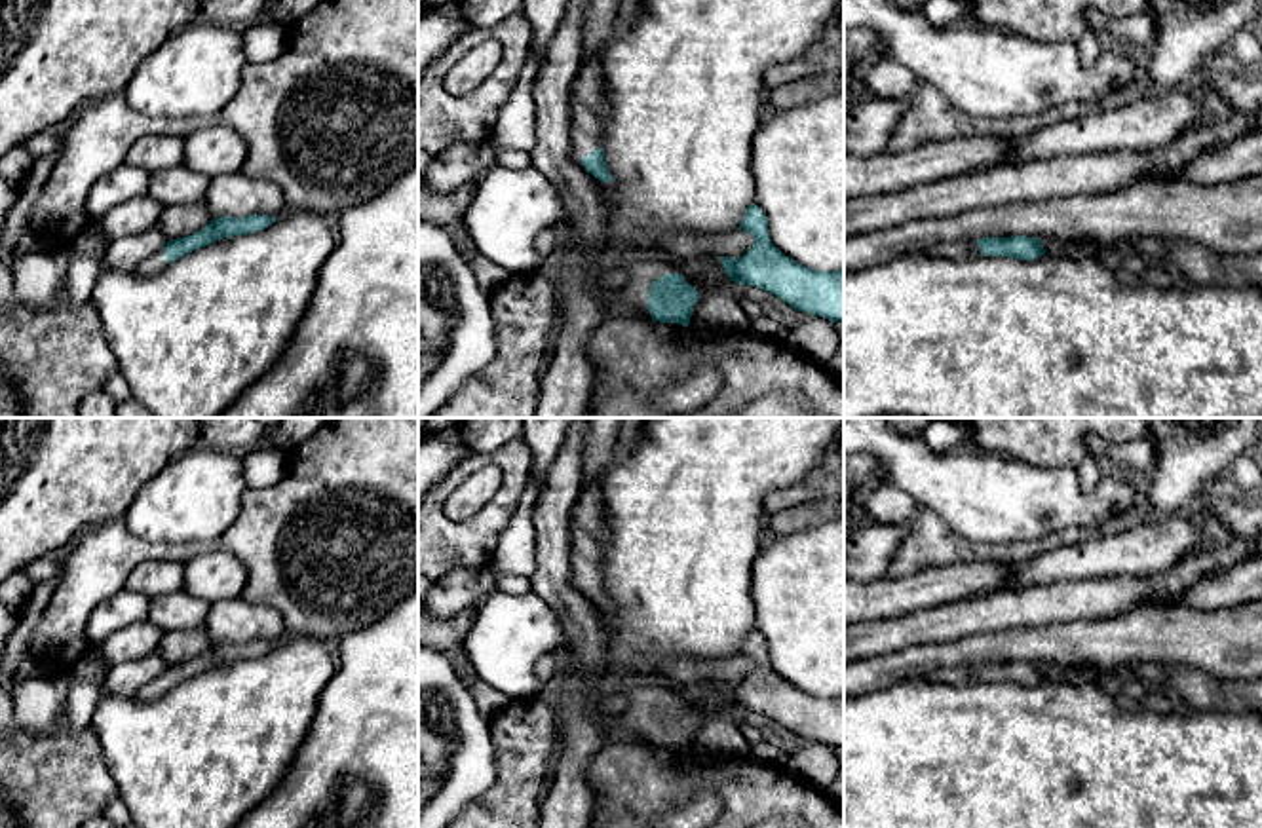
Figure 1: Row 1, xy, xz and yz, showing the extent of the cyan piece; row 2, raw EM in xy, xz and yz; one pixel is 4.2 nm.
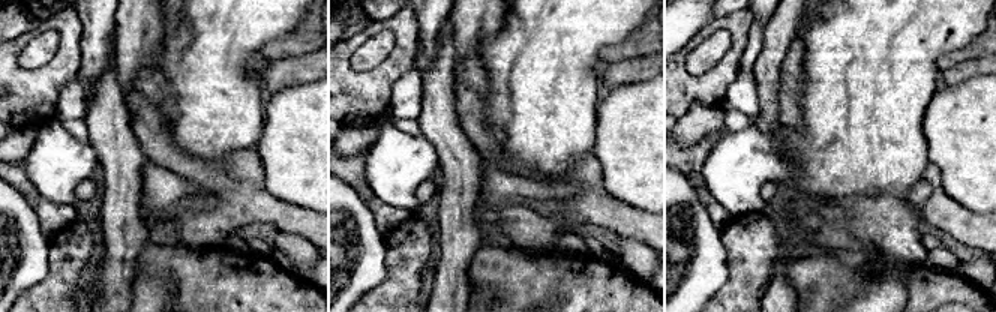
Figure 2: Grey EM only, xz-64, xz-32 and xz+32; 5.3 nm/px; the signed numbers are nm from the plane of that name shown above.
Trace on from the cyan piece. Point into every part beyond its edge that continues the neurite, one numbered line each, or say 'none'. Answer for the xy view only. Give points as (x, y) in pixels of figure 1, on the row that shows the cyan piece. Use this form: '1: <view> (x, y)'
1: xy (154, 263)

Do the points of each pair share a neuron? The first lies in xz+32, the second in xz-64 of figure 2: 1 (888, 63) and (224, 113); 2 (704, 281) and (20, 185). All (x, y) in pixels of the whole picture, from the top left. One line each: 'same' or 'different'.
1: same
2: different

